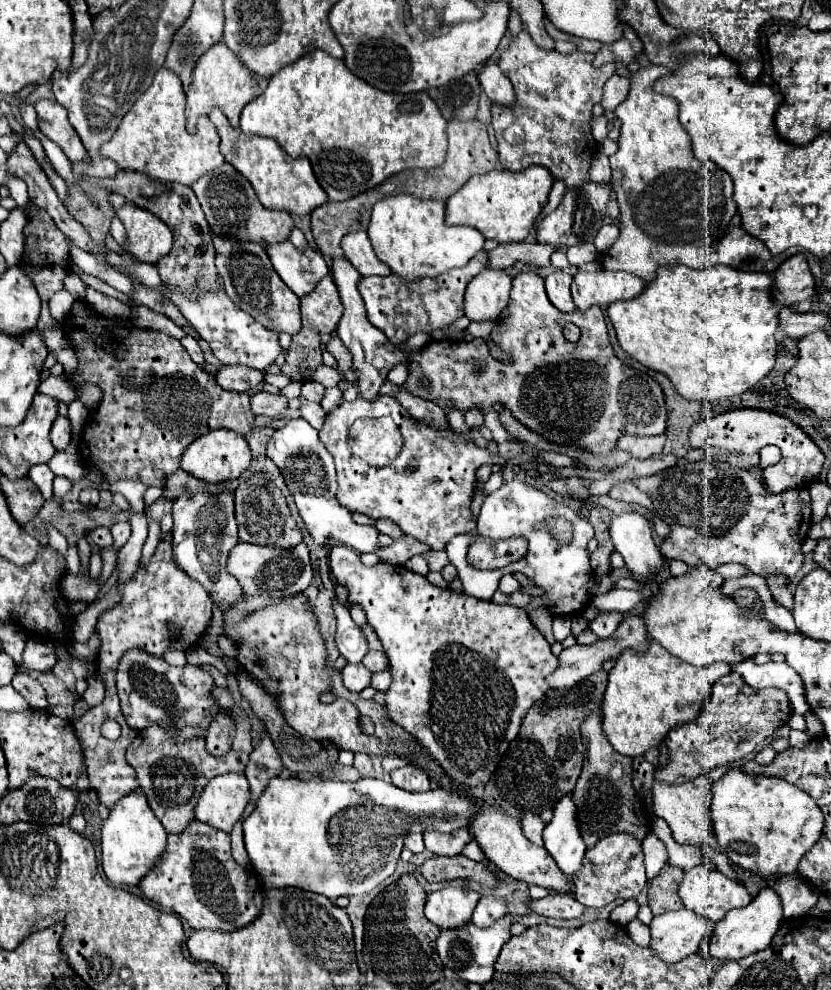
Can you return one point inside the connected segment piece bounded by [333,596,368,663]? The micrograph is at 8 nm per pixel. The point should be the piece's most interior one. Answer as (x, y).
(350, 640)

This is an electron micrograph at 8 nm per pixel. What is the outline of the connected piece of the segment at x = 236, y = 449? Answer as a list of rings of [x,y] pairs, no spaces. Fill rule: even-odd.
[[[216,429],[210,431],[198,439],[194,439],[184,455],[182,455],[182,463],[180,467],[184,471],[188,471],[190,475],[208,481],[208,483],[220,483],[220,481],[228,481],[228,479],[236,479],[240,477],[250,465],[250,447],[246,443],[244,437],[240,437],[236,431],[230,429]]]

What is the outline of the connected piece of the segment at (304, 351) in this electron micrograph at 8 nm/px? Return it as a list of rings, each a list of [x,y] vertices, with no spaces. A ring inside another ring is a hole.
[[[328,275],[318,283],[318,287],[310,295],[306,295],[302,299],[302,329],[300,329],[300,333],[296,333],[292,337],[292,345],[288,349],[286,363],[282,365],[284,375],[290,375],[292,379],[300,379],[300,373],[312,371],[314,367],[322,365],[322,357],[318,357],[320,355],[320,335],[336,331],[336,325],[338,325],[342,313],[344,311],[342,311],[342,305],[340,305],[338,289],[336,289],[332,277]]]

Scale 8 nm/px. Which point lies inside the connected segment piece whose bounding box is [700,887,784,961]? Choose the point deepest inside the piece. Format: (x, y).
(743, 931)

